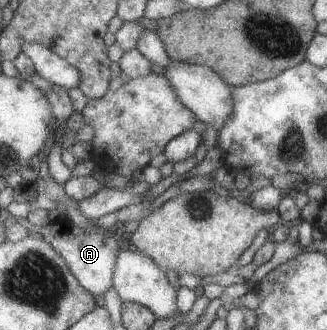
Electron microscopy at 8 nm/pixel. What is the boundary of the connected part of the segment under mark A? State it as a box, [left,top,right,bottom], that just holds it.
[38,218,121,299]

